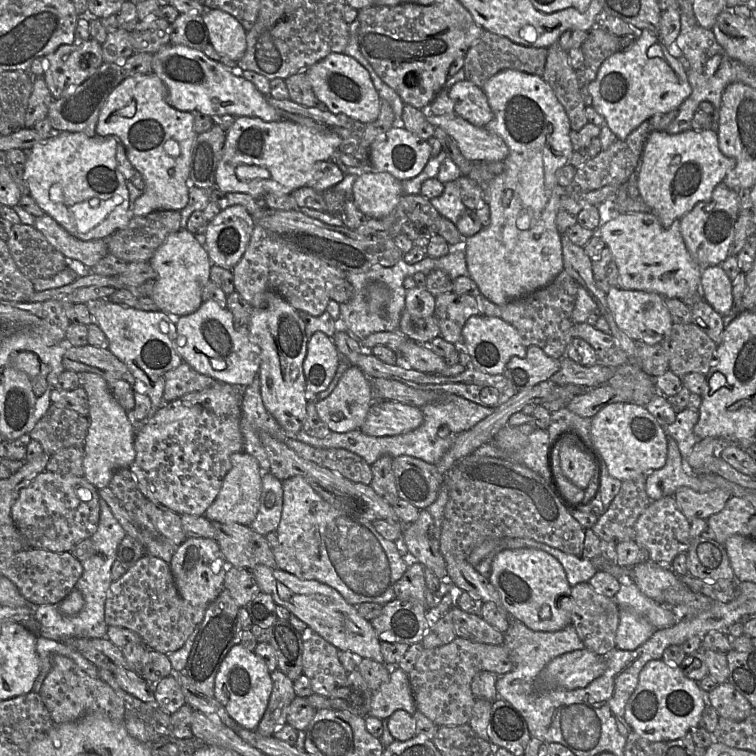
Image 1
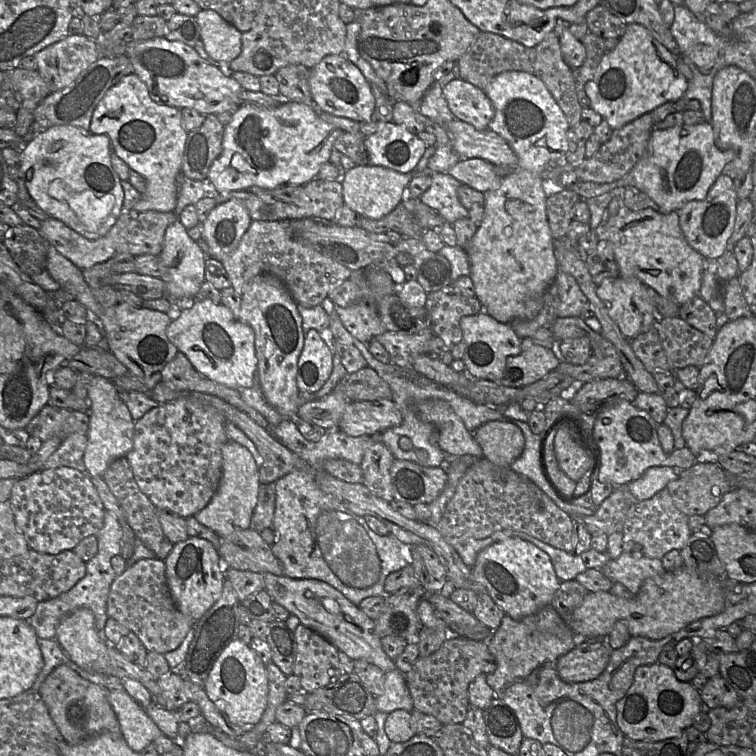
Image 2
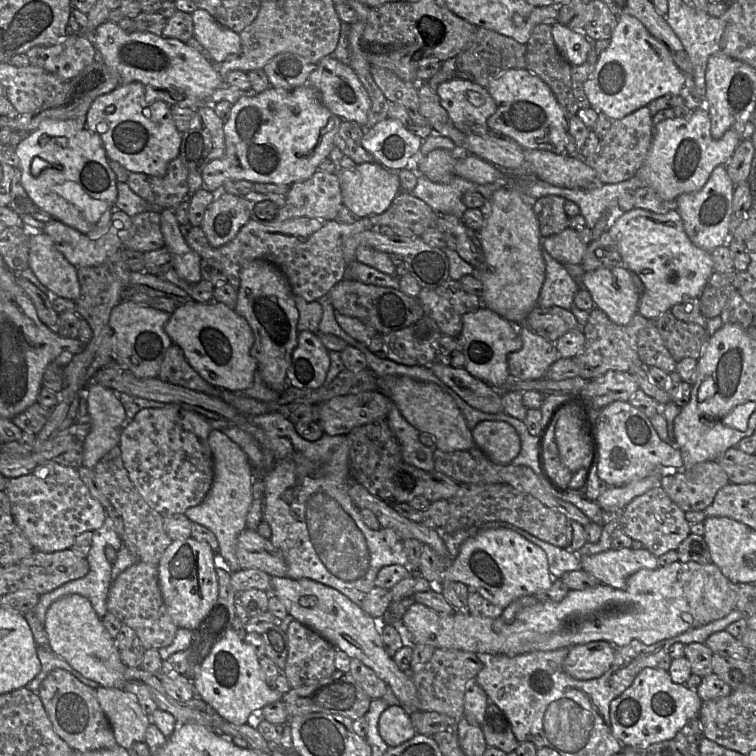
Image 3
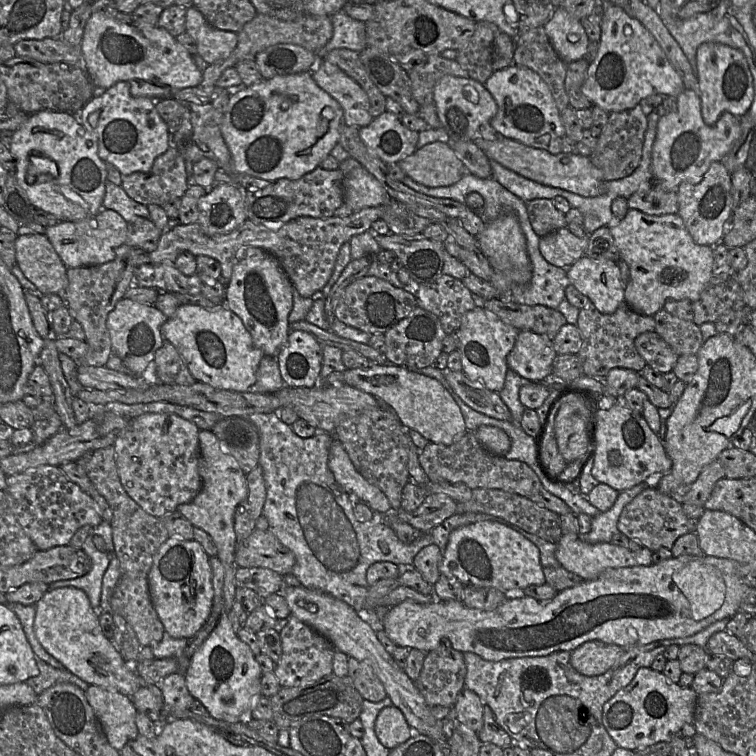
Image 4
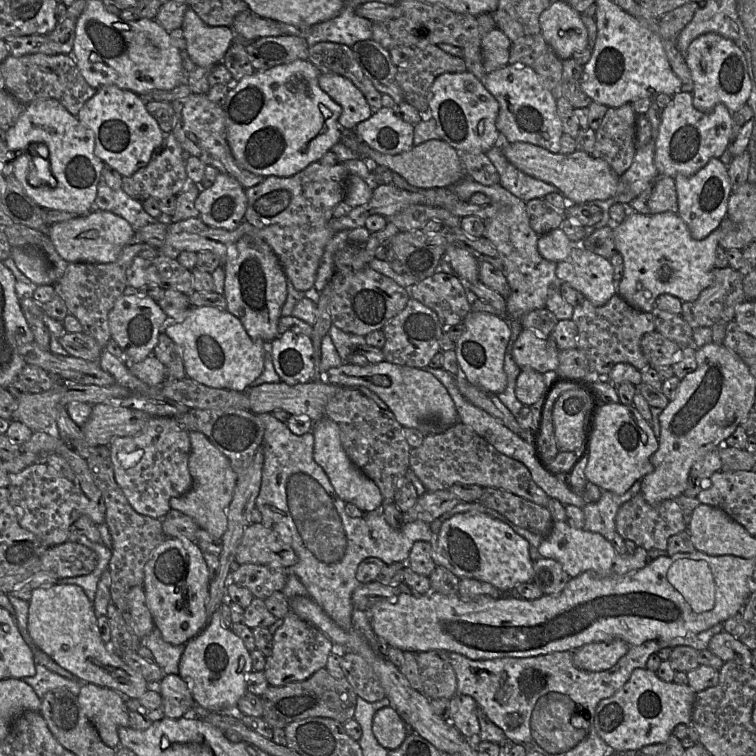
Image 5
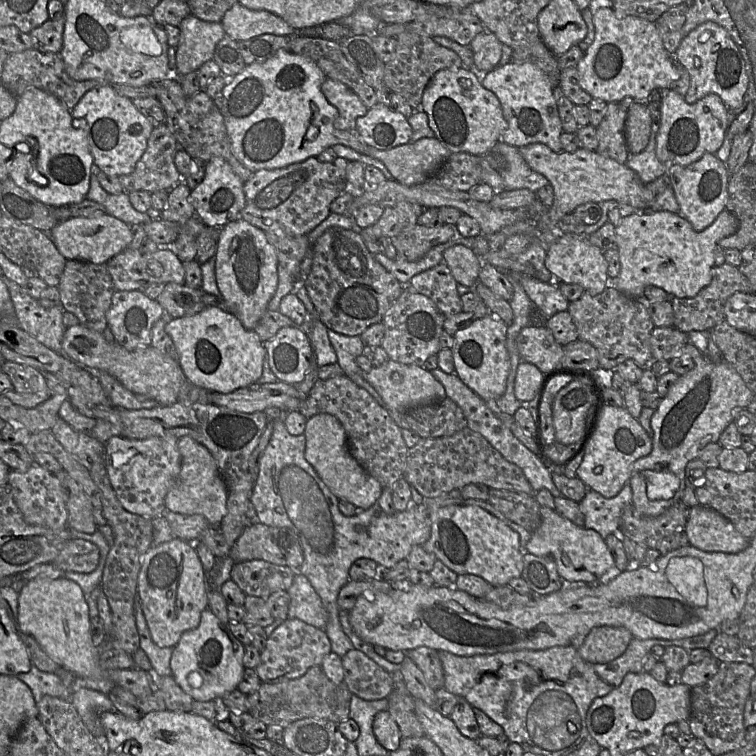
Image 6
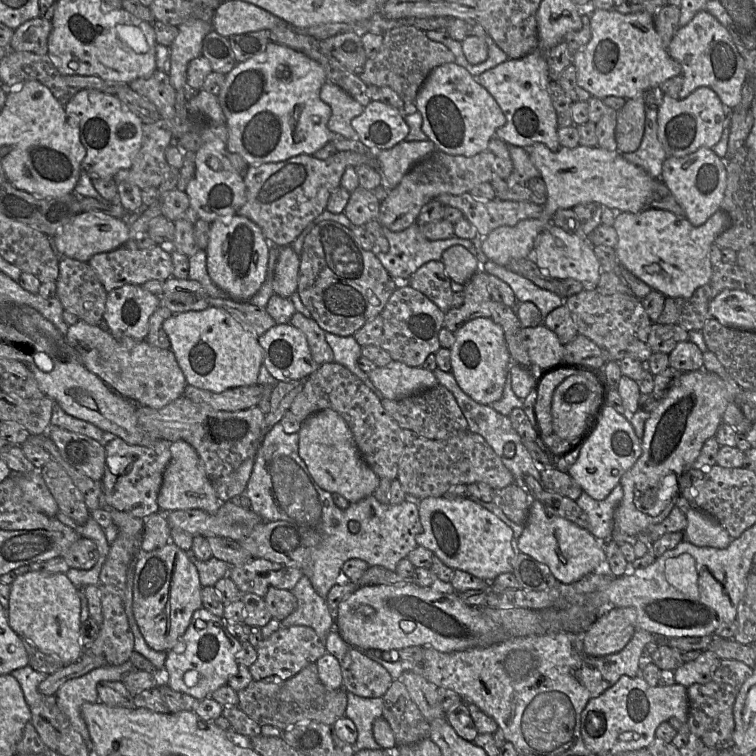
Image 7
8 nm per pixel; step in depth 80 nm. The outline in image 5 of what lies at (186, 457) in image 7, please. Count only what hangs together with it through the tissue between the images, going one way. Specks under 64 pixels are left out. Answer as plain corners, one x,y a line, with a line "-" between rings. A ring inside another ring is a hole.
189,431
191,453
188,461
192,487
186,493
169,501
171,509
191,517
200,528
213,537
222,539
227,530
227,511
233,497
238,475
228,458
199,431

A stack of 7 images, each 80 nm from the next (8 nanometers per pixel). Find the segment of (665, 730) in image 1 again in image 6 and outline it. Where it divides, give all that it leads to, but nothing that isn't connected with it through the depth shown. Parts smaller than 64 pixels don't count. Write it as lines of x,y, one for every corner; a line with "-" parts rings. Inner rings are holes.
649,672
628,673
619,687
592,702
586,725
602,749
627,753
659,742
668,724
688,721
690,702
691,688
686,684
669,686
658,682

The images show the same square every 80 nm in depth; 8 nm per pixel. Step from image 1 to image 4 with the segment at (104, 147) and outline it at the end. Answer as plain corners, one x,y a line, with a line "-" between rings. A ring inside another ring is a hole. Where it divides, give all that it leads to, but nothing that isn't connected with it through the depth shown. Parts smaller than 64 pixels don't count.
49,110
31,114
12,134
10,151
16,159
15,173
18,184
36,208
54,214
62,221
88,219
105,209
102,203
107,183
106,162
98,155
96,136
85,129
77,115
-
32,154
54,160
58,166
58,177
41,175
35,184
29,184
26,176

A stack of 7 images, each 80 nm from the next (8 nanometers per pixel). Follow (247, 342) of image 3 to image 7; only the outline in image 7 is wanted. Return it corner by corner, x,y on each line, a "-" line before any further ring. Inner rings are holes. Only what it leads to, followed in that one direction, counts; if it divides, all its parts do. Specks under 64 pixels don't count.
209,306
205,310
173,314
164,321
163,328
187,385
220,393
257,384
264,356
259,336
227,311

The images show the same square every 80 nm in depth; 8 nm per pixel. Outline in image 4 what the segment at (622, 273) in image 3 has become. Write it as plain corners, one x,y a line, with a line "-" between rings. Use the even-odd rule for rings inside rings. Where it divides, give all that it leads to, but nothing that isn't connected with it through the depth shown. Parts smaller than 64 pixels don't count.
586,255
566,269
570,284
589,298
602,314
612,314
625,304
625,286
617,262
593,260

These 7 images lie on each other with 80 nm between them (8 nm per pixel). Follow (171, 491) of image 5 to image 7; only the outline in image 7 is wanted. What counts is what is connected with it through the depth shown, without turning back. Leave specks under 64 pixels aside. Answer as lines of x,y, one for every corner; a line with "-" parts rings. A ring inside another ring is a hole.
106,434
105,470
100,481
105,502
134,517
145,519
160,511
157,496
162,484
163,473
170,462
171,442
164,439
156,440
148,446
131,445
120,437

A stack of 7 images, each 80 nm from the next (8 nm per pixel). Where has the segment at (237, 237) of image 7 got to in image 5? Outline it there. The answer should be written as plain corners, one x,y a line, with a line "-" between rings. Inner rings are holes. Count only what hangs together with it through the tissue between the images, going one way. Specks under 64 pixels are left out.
243,237
229,246
223,268
226,310
241,321
250,337
264,342
273,341
279,335
278,322
287,299
288,282
277,255
264,241

